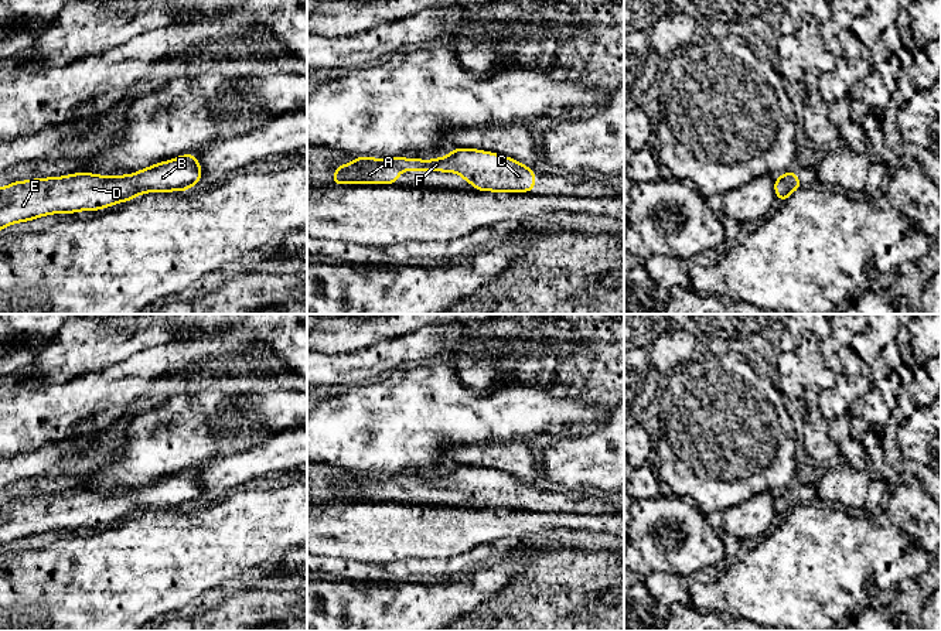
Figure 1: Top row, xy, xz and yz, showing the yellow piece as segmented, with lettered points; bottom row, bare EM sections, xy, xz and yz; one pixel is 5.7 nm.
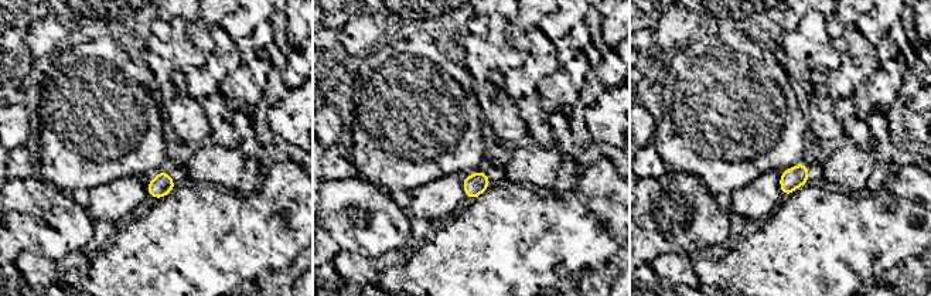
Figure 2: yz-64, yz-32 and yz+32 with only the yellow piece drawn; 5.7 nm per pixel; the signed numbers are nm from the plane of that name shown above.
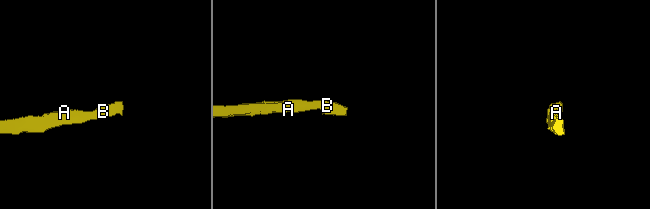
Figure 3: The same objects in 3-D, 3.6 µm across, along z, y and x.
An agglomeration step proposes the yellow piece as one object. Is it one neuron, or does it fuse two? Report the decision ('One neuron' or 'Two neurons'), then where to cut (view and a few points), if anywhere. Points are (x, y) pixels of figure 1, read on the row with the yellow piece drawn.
One neuron. No split

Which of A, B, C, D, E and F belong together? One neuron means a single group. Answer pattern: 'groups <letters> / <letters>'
groups A B C D E F

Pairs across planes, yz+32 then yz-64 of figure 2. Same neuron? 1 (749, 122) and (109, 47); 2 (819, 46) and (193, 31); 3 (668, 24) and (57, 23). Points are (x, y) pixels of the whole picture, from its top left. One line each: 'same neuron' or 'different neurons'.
1: same neuron
2: different neurons
3: same neuron

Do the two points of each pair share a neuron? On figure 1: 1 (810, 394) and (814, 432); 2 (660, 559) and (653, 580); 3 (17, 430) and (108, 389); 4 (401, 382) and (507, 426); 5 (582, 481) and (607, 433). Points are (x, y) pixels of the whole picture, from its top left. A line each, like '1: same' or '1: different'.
1: same
2: different
3: same
4: same
5: same

